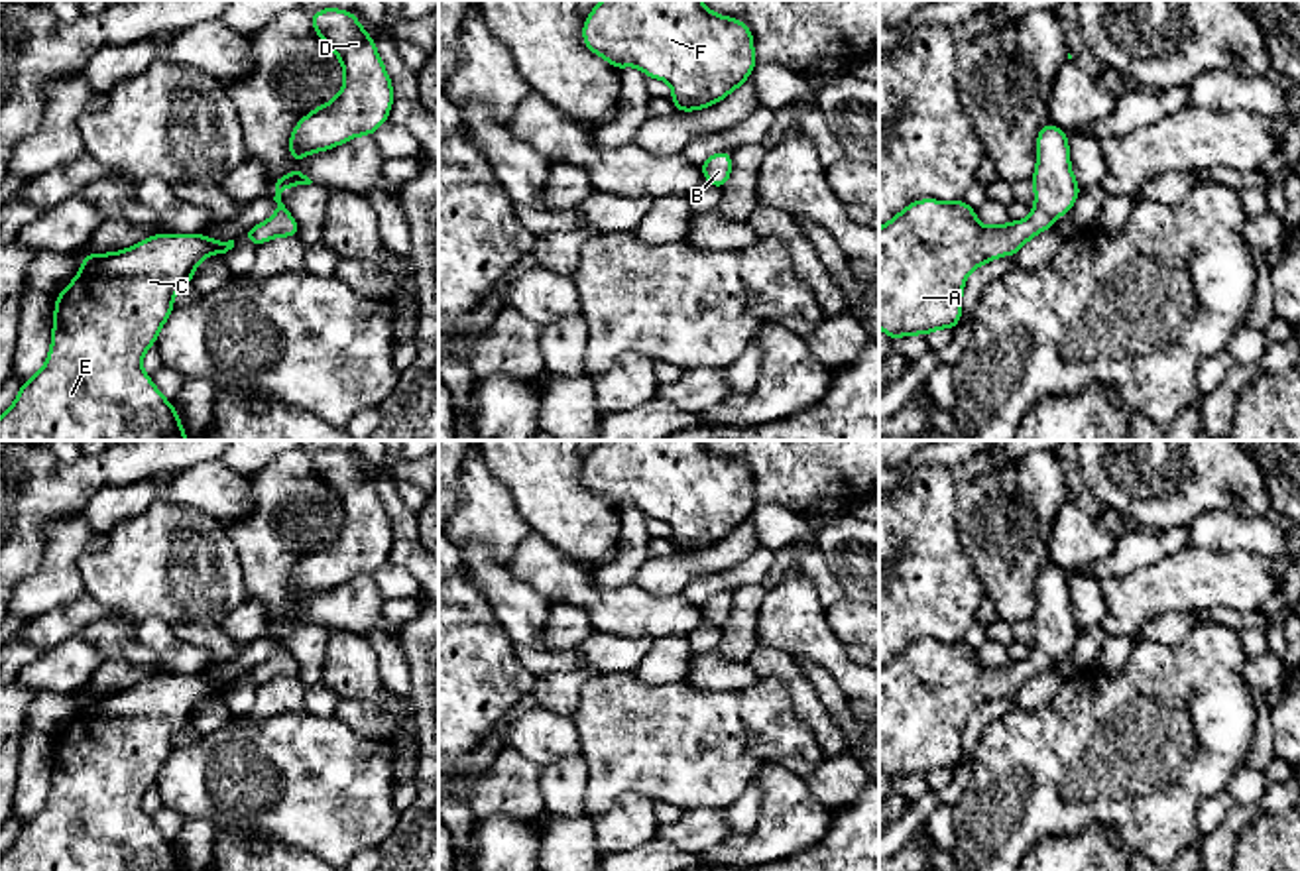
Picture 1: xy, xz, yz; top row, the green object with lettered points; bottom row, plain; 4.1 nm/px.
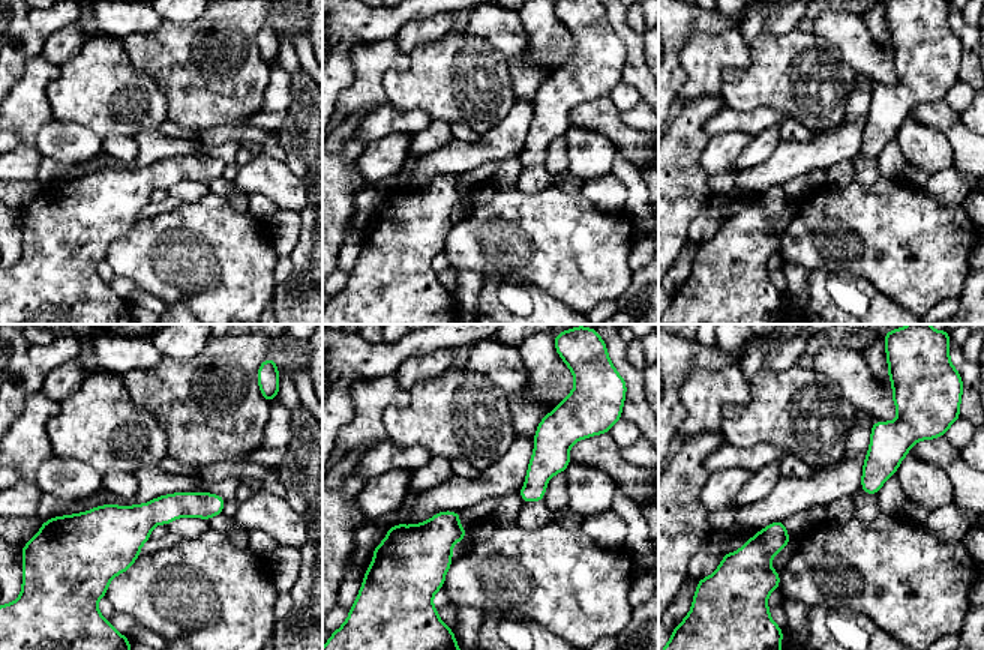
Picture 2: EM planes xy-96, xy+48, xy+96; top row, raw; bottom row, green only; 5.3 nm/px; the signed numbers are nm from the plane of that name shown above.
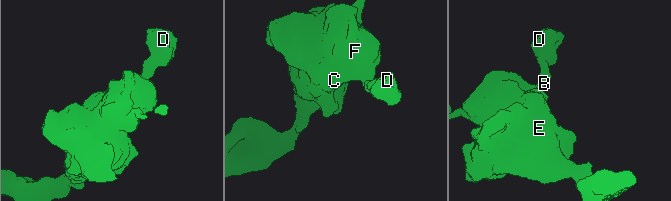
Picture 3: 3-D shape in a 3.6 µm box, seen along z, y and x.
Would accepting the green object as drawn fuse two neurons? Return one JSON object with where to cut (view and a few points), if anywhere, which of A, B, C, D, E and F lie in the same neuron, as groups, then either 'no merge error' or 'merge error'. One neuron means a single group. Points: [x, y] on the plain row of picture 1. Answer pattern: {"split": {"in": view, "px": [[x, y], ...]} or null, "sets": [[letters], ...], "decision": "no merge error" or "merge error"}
{"split": null, "sets": [["A", "B", "C", "D", "E", "F"]], "decision": "no merge error"}

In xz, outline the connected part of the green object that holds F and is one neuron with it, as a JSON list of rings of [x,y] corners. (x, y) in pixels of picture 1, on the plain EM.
[[[604,440],[584,460],[582,482],[586,488],[621,511],[627,505],[641,509],[647,519],[661,519],[673,527],[671,541],[679,552],[708,549],[724,541],[751,515],[755,501],[753,474],[745,462],[708,450],[700,440]]]

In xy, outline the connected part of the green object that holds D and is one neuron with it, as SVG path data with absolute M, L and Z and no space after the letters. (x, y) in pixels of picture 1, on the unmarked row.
M330 446L311 454L311 464L315 474L338 495L344 509L344 525L332 541L313 549L313 552L301 558L291 570L289 596L293 602L301 602L307 594L317 594L346 584L356 576L372 576L382 564L387 562L393 543L393 527L378 495L378 488L360 466L354 452L336 450Z

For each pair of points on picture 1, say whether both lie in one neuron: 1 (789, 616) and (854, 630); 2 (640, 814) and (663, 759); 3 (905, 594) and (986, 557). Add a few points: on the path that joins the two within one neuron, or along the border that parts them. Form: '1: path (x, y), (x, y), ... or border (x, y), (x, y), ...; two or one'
1: border (825, 610), (828, 628), (846, 645); two
2: border (653, 801), (626, 791), (602, 812); two
3: border (960, 539), (986, 596); two

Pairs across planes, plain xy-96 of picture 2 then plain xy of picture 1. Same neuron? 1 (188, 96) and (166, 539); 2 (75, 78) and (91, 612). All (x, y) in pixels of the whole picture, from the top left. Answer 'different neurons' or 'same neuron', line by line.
1: different neurons
2: different neurons

